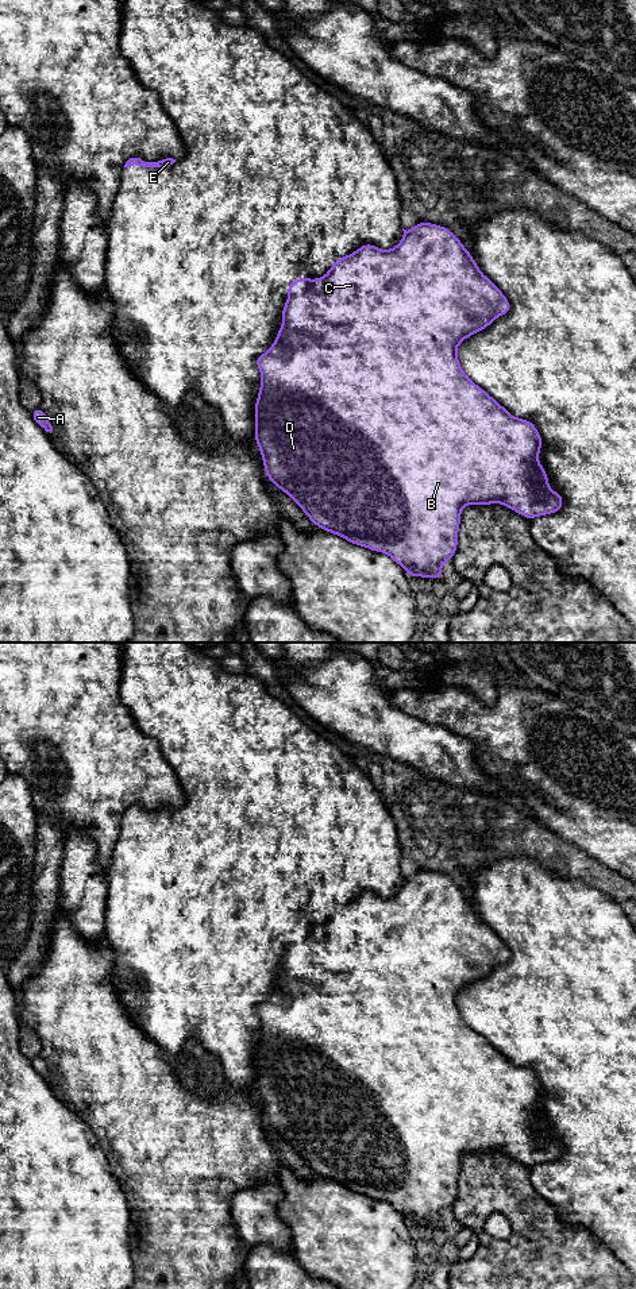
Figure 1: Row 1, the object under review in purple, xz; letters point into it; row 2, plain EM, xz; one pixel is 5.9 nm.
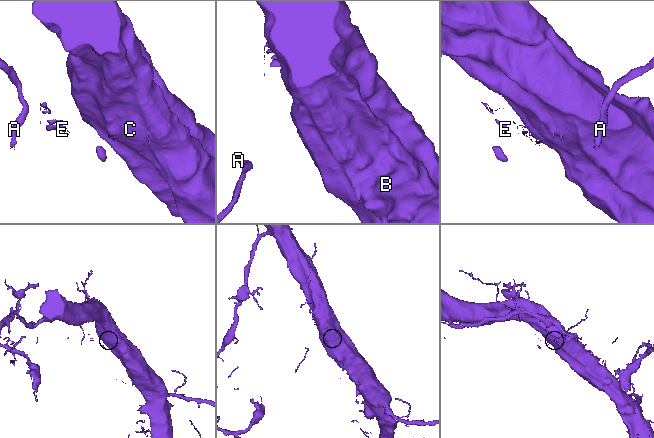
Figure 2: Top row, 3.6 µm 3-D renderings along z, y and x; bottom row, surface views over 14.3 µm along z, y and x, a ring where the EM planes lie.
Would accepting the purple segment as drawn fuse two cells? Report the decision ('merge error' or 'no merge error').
merge error

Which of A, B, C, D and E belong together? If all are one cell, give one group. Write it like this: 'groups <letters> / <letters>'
groups A E / B C D

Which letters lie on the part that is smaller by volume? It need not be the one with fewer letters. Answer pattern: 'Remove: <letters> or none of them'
Remove: A, E

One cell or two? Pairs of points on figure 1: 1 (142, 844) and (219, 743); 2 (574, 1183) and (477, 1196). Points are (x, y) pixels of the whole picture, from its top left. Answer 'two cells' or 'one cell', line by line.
1: one cell
2: two cells

